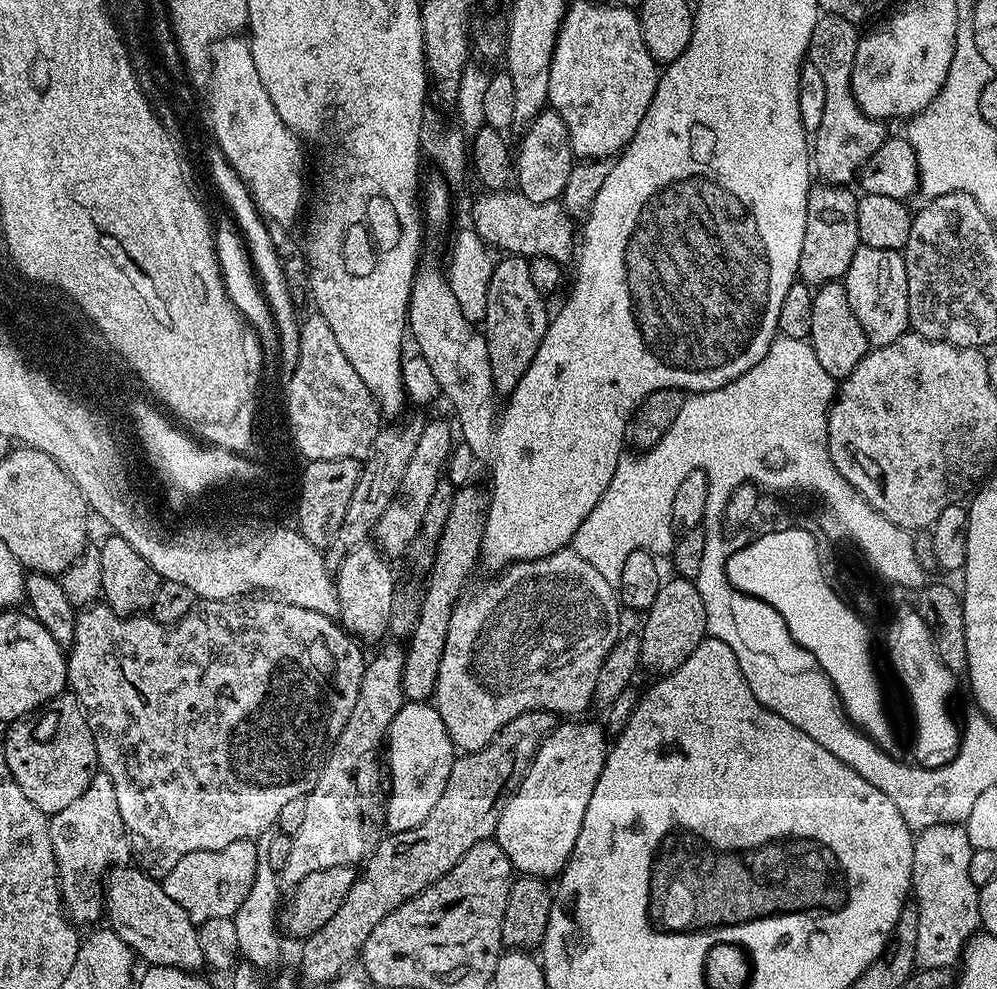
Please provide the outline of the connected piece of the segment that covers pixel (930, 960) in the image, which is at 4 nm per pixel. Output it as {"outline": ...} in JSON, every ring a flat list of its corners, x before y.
{"outline":[[963,823,919,829,912,845,911,895,918,910,916,963,920,968,946,968,963,957,964,947,980,928,980,890,970,882,970,858,974,849]]}

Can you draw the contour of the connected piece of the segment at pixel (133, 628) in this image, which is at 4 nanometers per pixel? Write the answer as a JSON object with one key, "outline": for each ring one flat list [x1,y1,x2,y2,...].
{"outline":[[275,598,200,600,192,607,190,614,186,614,186,618,182,618,177,624,169,625,158,623,157,620,153,620,151,615,148,614,119,616,114,609,108,607,103,602,97,602,89,607,79,609,76,614,76,625,74,626,74,642,72,643,72,647,67,649,66,652,68,662,67,687,70,689,71,695,76,696,80,700,80,705,84,707,84,713,88,719,92,737,94,738,96,763,99,771,104,772,114,782,114,794,118,797,118,814,122,814,124,829,128,831,128,839,130,841,131,851,134,853,134,860,136,856,135,863,143,868,148,875,162,878,166,874,170,874,170,870,174,870,174,866,178,866,178,862,182,862,182,858,186,858,186,854,194,854,198,850,222,850,222,846,230,846,230,842,252,840,260,835,263,837,269,831,267,828,272,828,275,825,276,819,281,813,282,806,286,802,293,801,294,798,298,798,299,796,307,796,308,791,314,786,314,782,318,782,318,774,322,770,324,760,336,745,337,738,342,734,342,730,350,718,350,710,354,710,354,702,358,702,358,690,362,686,362,674,364,673,366,663,366,656,360,653,359,647,361,648,361,645,333,617,323,616,314,610,306,610,302,606,294,606,284,600,277,600]]}

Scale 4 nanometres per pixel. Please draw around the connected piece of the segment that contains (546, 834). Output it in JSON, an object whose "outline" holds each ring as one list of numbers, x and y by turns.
{"outline":[[576,722,557,723,553,732,542,742,538,754,532,759,528,773,505,799,500,809,494,839,502,854,510,858,513,869,519,875,559,877,574,850,574,842,578,842,578,830,582,830,582,818,586,818,586,806,590,806,590,794,594,794,594,786,598,786,598,778,604,769,610,747,610,740,604,737,605,729,603,727,600,729,596,724,572,723]]}

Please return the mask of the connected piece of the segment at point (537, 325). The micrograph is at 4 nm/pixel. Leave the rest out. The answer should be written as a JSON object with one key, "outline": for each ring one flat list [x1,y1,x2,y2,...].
{"outline":[[505,255,492,265,488,293,486,294,486,314,482,319,482,331,486,350,490,358,490,374,497,393,510,394,522,382,522,374,530,370,538,346,548,329,550,311,544,297,530,278,528,260,522,256]]}

